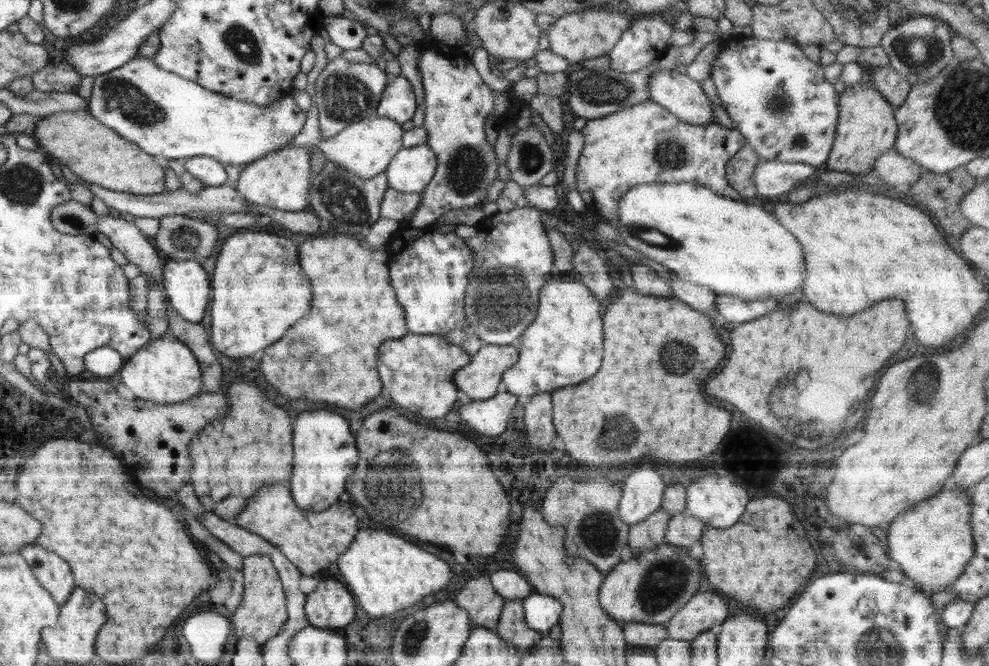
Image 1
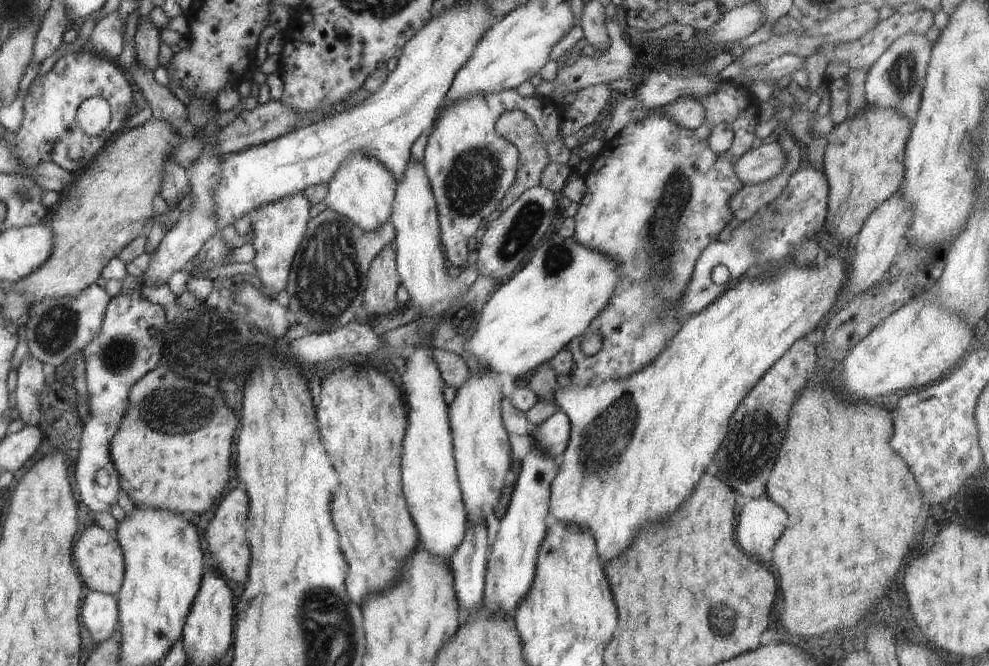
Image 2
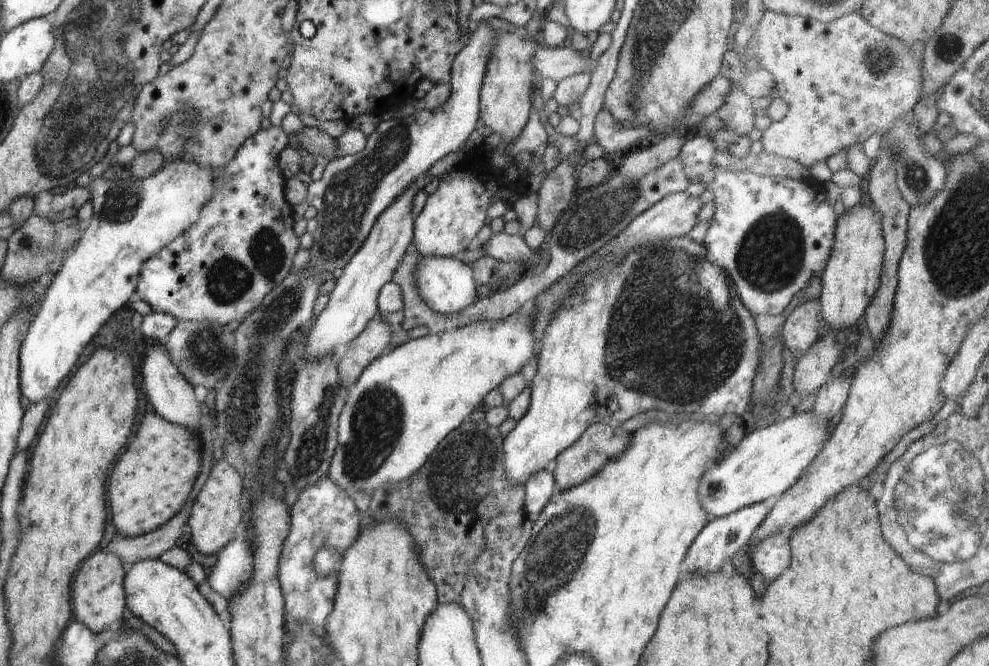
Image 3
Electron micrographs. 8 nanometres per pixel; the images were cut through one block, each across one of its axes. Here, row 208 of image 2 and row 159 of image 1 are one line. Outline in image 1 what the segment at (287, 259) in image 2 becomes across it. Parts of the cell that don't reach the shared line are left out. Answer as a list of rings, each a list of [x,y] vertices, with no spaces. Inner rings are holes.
[[[295,144],[285,146],[276,152],[250,162],[243,167],[239,178],[230,182],[249,202],[279,208],[280,210],[298,211],[306,209],[308,202],[308,182],[310,182],[309,149]]]

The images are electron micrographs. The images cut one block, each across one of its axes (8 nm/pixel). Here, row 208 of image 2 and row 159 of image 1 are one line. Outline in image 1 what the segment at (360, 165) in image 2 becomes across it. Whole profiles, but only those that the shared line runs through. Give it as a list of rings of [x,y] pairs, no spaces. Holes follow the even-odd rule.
[[[370,115],[367,119],[349,124],[336,136],[328,140],[321,139],[316,146],[322,150],[325,157],[341,169],[354,173],[363,179],[384,173],[393,156],[403,147],[402,137],[406,127],[395,120]]]

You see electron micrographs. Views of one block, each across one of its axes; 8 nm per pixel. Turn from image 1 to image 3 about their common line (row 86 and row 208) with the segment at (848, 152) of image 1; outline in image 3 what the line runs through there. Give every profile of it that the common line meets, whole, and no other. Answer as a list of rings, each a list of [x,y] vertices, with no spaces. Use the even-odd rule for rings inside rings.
[[[855,205],[837,218],[833,249],[821,279],[821,314],[833,332],[845,333],[849,326],[864,319],[870,299],[878,290],[885,253],[881,216],[868,205]]]

